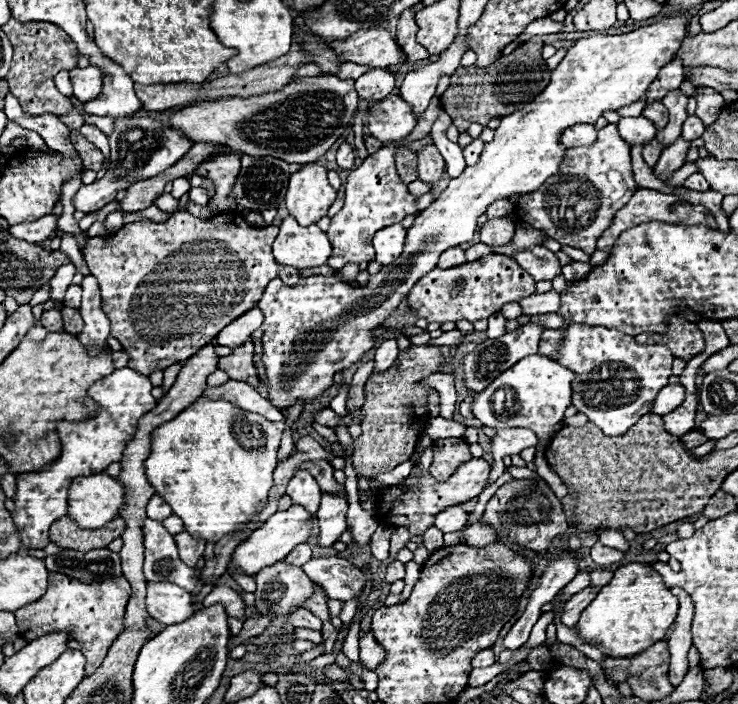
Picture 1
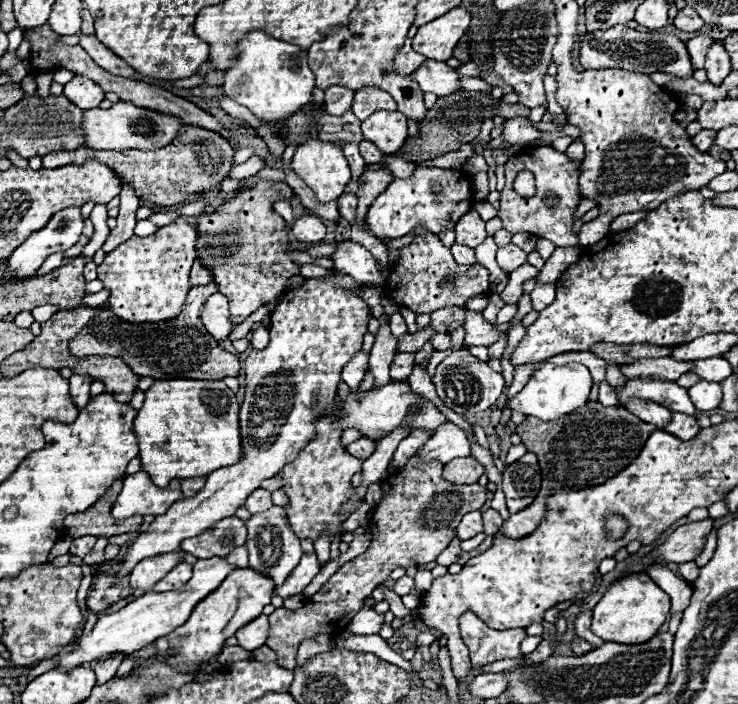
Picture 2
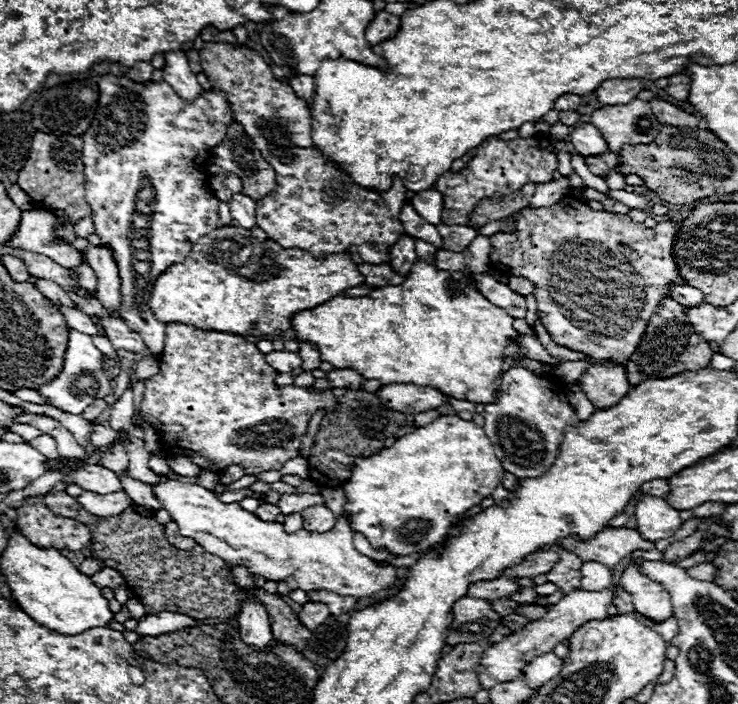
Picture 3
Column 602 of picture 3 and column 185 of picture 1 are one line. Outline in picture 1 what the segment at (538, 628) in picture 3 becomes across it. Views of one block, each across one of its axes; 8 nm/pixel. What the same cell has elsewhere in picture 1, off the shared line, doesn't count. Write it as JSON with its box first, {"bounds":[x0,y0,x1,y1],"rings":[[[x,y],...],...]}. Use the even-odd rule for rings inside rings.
{"bounds":[146,582,194,626],"rings":[[[148,582],[146,606],[152,618],[166,626],[178,624],[194,614],[190,592],[170,582]]]}

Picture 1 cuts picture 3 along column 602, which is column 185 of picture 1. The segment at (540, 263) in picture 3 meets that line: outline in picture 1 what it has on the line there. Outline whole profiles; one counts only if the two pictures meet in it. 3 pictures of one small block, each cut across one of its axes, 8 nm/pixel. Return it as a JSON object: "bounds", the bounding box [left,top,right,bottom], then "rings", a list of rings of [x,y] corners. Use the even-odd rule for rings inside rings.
{"bounds":[84,212,300,376],"rings":[[[174,212],[164,224],[134,222],[124,224],[124,228],[110,238],[90,238],[84,246],[84,260],[90,274],[100,282],[102,310],[112,322],[112,336],[122,342],[122,348],[130,356],[128,366],[148,376],[156,370],[166,370],[180,360],[188,360],[216,338],[226,324],[254,308],[270,280],[280,278],[284,284],[294,286],[300,280],[298,270],[282,268],[272,256],[276,234],[276,226],[254,228],[238,212],[220,214],[208,220],[200,220],[190,212]]]}

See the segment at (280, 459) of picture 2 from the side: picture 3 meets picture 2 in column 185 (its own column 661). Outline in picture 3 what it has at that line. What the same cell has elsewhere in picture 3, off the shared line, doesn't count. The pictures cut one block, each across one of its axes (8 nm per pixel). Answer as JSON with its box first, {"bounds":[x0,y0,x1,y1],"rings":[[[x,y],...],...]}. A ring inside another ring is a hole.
{"bounds":[636,496,682,542],"rings":[[[642,496],[636,504],[636,530],[648,542],[674,536],[674,530],[682,526],[680,512],[676,512],[666,500],[658,496]]]}

